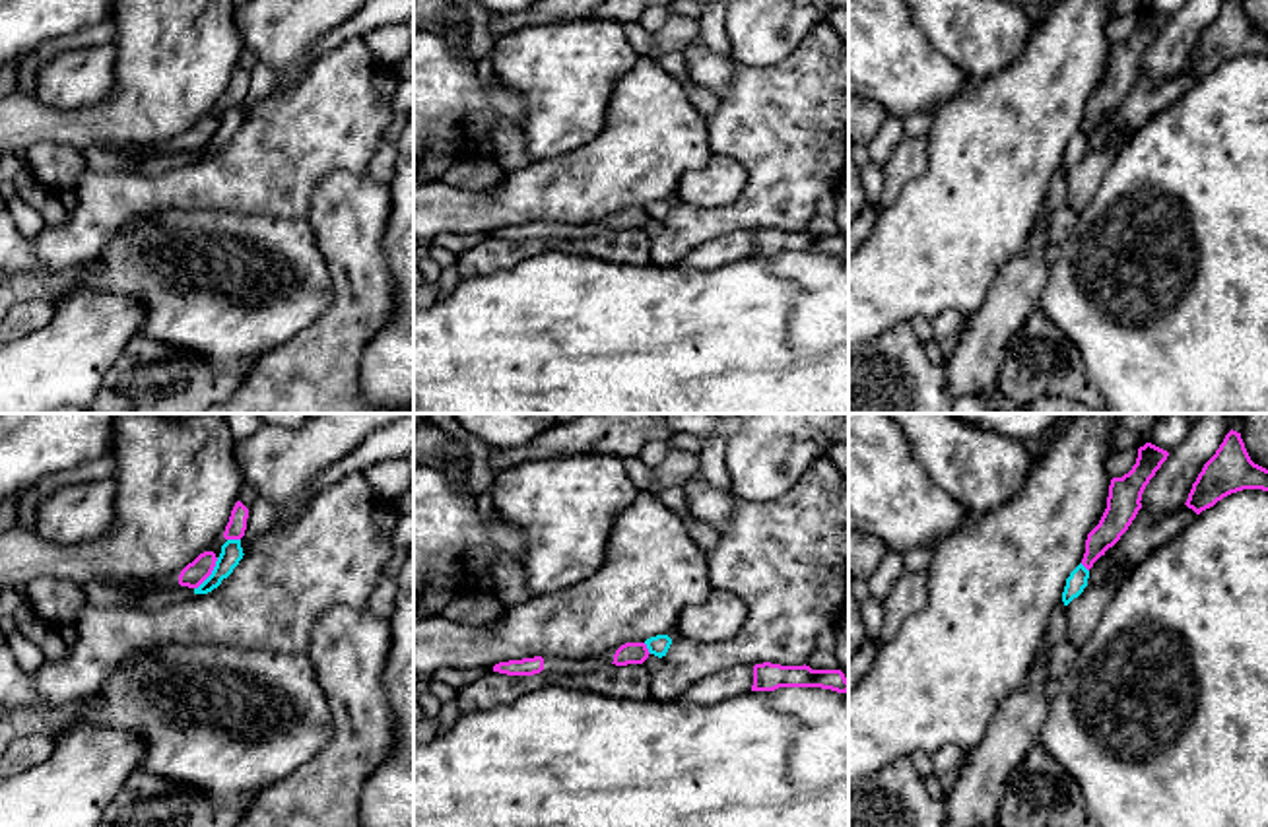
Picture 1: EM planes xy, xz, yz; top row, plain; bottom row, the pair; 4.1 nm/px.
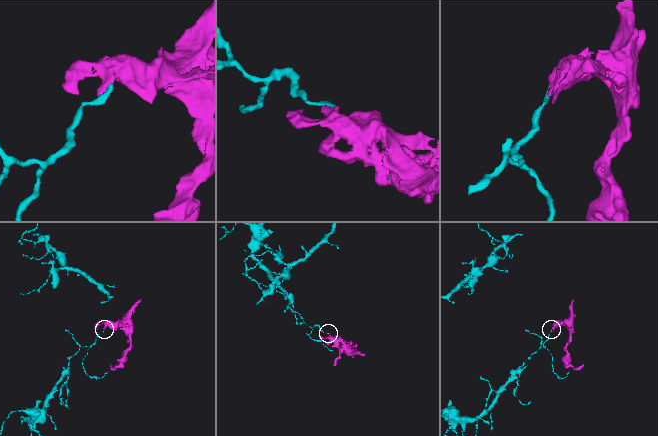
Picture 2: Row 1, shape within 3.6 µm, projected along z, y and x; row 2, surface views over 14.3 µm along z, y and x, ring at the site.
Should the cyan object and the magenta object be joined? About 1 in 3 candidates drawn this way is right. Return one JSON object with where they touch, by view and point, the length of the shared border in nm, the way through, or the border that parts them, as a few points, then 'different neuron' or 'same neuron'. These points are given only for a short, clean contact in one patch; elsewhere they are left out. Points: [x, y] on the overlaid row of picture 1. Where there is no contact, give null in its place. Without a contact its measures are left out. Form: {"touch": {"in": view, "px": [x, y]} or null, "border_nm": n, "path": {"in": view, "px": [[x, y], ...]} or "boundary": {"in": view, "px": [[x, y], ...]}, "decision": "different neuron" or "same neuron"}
{"touch": {"in": "xy", "px": [212, 573]}, "border_nm": 170, "boundary": {"in": "xy", "px": [[218, 558], [212, 571], [195, 589]]}, "decision": "different neuron"}

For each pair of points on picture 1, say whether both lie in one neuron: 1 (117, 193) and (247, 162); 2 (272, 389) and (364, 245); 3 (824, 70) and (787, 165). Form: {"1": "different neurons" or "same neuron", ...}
{"1": "same neuron", "2": "same neuron", "3": "same neuron"}

